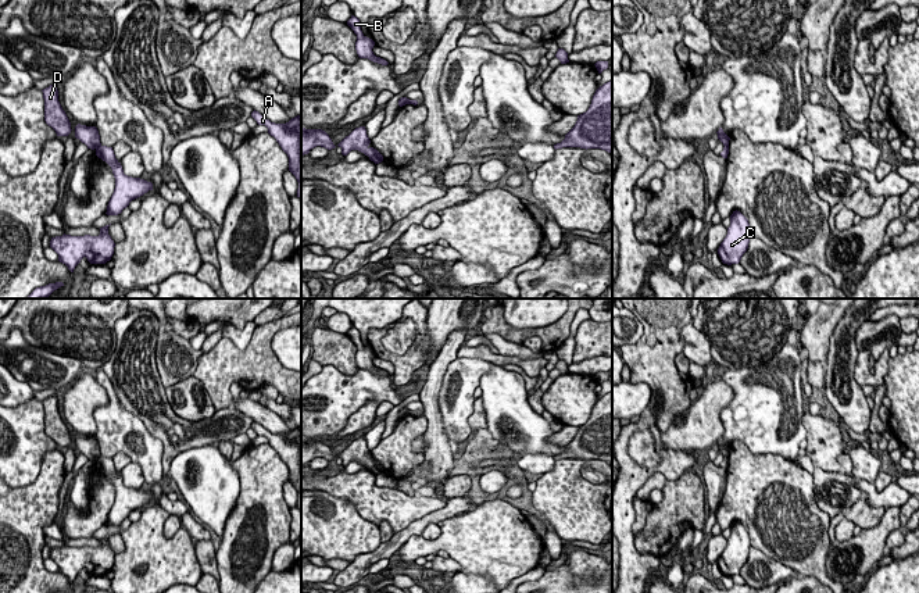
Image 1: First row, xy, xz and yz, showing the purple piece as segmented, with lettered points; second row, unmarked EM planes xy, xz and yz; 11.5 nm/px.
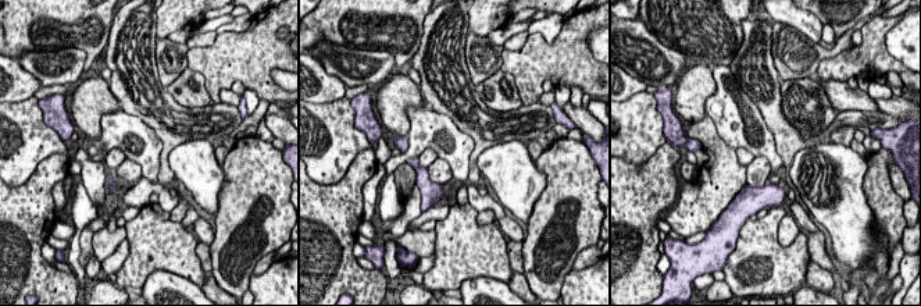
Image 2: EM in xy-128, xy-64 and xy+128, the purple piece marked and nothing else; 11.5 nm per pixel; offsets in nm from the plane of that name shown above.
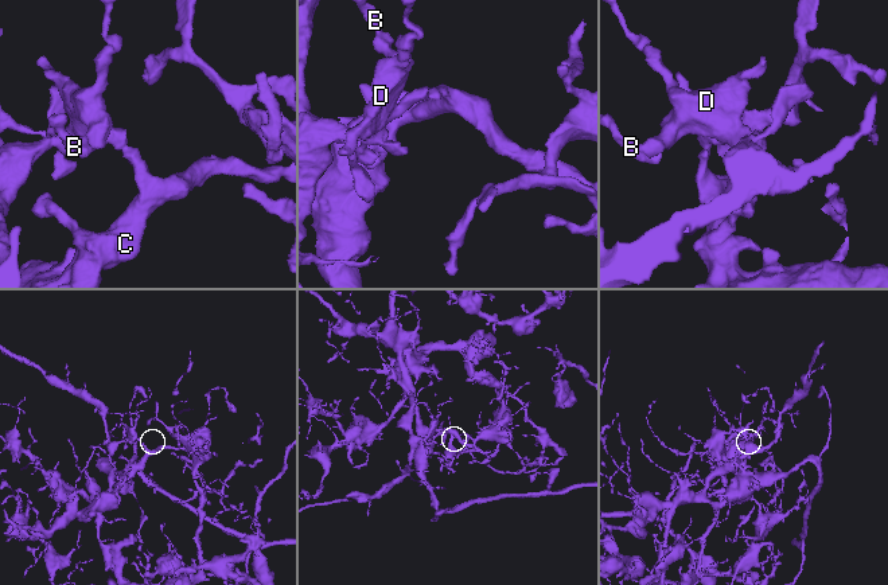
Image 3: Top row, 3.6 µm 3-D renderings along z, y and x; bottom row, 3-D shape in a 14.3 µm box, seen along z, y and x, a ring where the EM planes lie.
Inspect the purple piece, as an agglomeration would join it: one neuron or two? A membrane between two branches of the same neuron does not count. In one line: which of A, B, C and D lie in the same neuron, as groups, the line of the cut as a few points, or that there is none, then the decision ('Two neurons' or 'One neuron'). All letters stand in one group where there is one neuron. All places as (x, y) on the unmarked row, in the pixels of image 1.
Groups: A B D / C. Split along xy (100, 454), (95, 458). Two neurons

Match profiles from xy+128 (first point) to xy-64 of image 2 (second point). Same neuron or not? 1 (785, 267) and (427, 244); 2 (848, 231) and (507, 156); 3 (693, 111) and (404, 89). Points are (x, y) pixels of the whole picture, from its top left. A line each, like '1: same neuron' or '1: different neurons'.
1: different neurons
2: same neuron
3: same neuron

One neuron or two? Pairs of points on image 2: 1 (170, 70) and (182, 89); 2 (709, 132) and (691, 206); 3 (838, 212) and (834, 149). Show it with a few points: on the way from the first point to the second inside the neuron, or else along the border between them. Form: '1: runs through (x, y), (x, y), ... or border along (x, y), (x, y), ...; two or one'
1: border along (186, 67), (166, 88); two
2: runs through (716, 150), (716, 181), (709, 188); one
3: runs through (846, 196), (846, 164); one

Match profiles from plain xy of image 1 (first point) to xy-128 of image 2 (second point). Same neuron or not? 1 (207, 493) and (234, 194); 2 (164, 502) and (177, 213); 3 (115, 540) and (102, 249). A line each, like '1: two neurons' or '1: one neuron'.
1: two neurons
2: two neurons
3: one neuron

